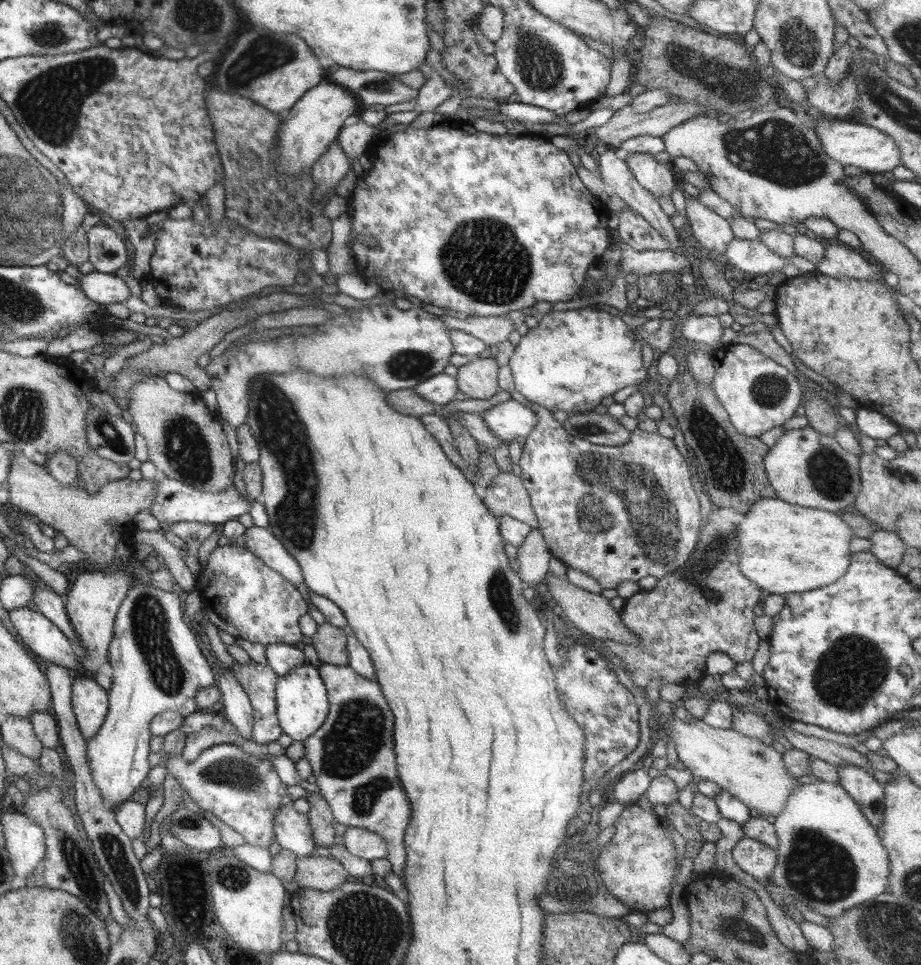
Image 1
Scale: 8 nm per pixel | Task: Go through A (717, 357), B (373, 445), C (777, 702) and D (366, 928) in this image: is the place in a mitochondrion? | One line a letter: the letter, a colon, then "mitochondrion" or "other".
A: other
B: other
C: other
D: mitochondrion

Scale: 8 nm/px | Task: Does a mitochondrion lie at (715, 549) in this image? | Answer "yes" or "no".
yes

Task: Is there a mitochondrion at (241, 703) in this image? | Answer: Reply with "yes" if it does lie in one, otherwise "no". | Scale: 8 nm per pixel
no

